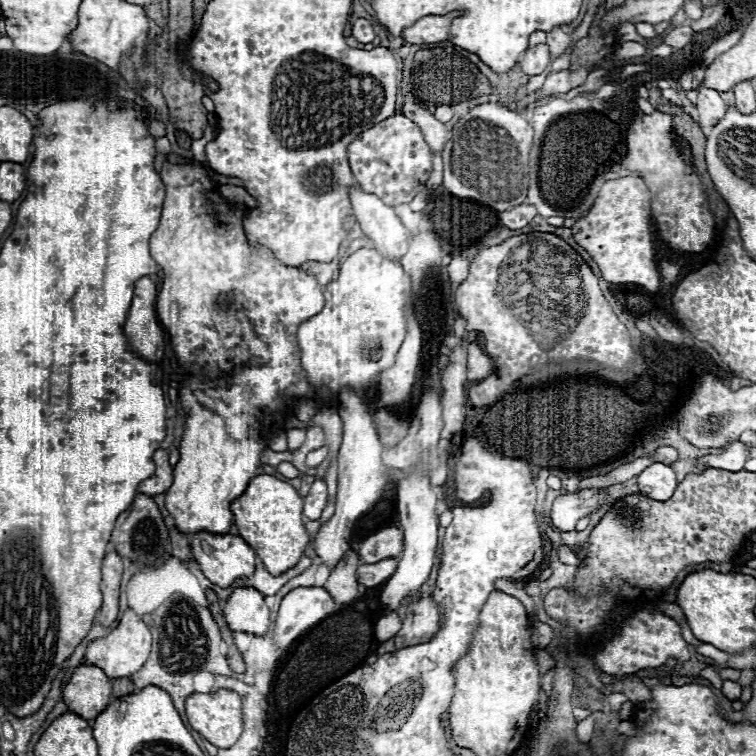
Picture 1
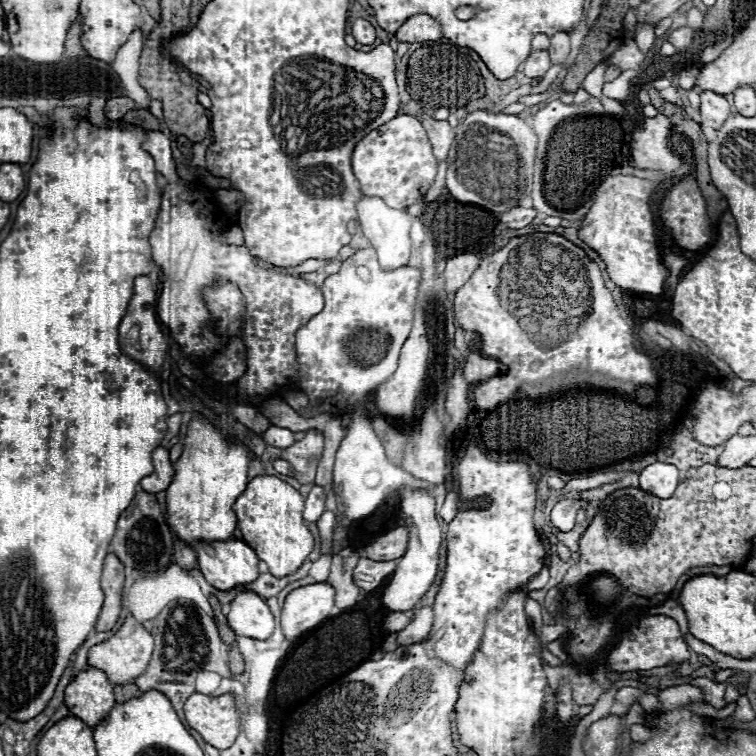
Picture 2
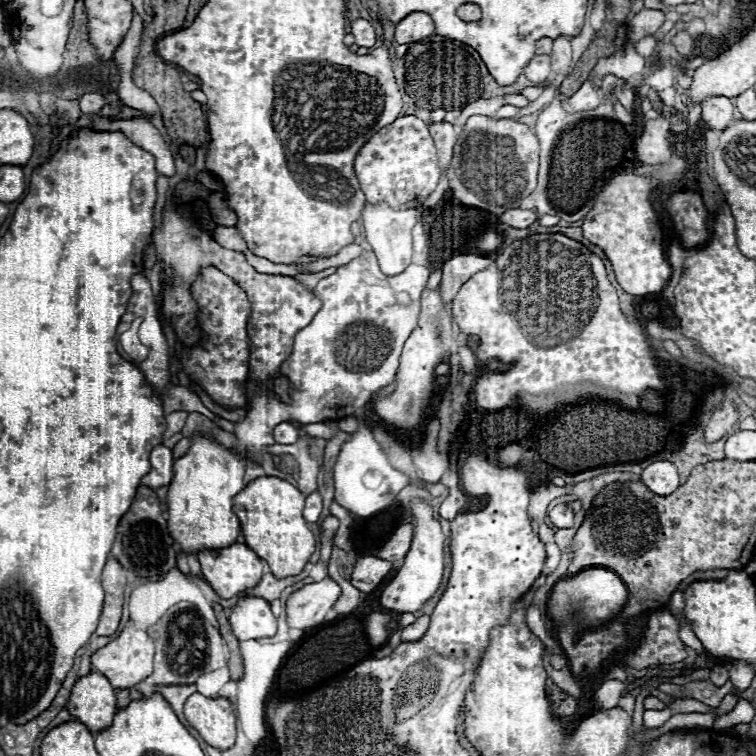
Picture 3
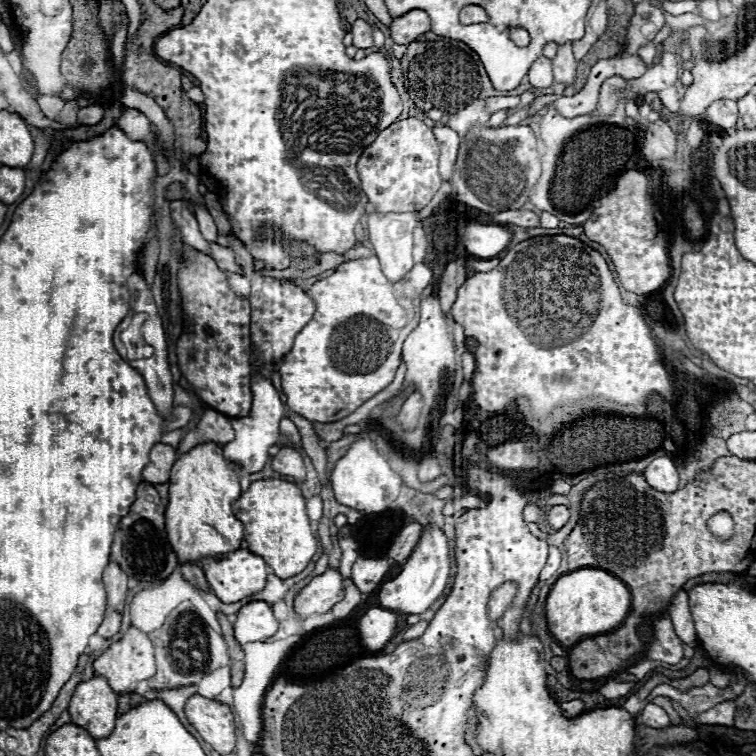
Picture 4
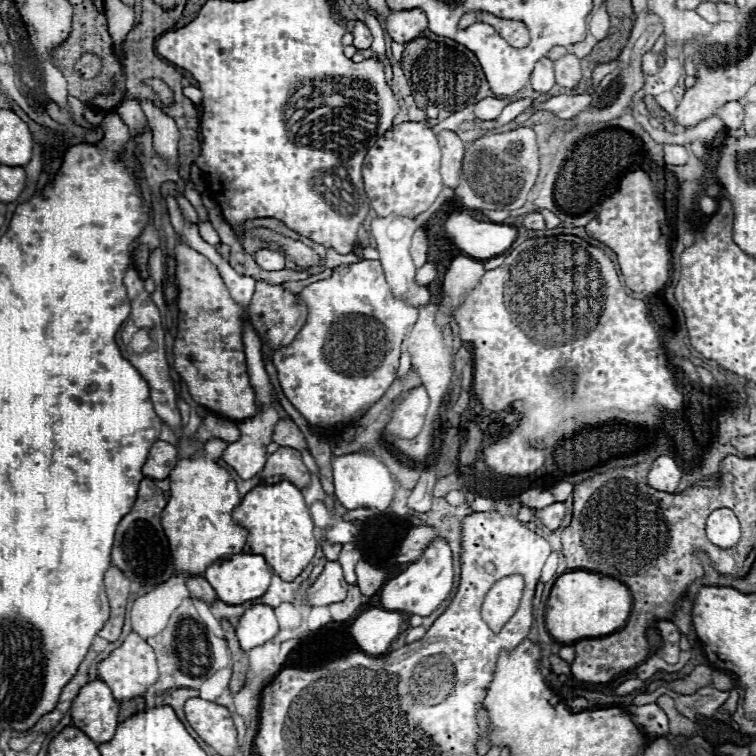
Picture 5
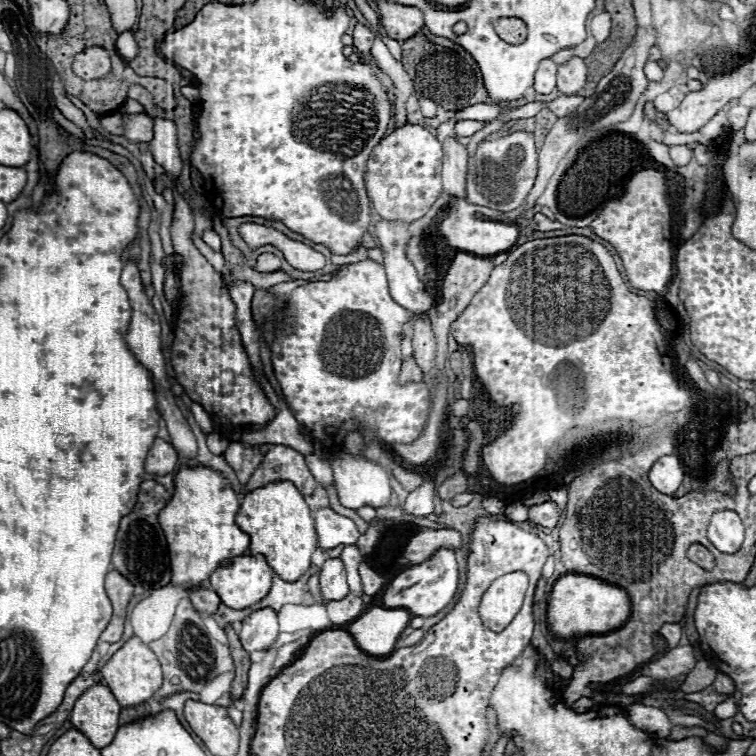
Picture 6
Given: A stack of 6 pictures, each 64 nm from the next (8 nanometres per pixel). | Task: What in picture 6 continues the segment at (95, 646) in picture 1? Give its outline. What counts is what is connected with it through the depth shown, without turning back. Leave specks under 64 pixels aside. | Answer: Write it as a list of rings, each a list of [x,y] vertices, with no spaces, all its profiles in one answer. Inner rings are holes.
[[[132,636],[108,662],[106,666],[100,670],[102,678],[106,682],[106,686],[112,690],[112,694],[116,696],[116,700],[120,702],[122,708],[130,708],[130,706],[138,706],[138,704],[146,704],[162,686],[162,668],[158,658],[154,656],[154,652],[136,636]]]

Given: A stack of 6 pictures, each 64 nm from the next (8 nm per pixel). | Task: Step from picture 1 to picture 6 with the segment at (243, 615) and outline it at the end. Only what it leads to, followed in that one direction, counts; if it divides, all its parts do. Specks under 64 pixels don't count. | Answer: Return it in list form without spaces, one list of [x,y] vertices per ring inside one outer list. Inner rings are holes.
[[[262,608],[262,610],[252,612],[242,622],[240,640],[248,652],[268,650],[276,642],[278,634],[280,634],[280,630],[278,630],[276,612],[272,608]]]

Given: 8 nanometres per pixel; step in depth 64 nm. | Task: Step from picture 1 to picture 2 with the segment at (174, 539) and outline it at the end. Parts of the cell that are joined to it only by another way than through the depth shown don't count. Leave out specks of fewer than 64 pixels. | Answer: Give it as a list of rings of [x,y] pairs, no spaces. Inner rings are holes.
[[[176,540],[174,544],[174,562],[180,566],[180,568],[186,568],[186,570],[194,570],[198,568],[198,562],[196,562],[196,552],[186,546],[184,542]]]

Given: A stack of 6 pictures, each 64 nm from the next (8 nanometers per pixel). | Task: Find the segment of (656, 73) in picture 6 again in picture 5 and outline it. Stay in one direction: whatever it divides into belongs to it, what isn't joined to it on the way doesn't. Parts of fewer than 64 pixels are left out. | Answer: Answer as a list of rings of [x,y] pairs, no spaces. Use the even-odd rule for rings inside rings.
[[[648,52],[648,54],[644,56],[644,60],[642,60],[642,70],[644,70],[644,74],[648,74],[648,76],[656,74],[656,72],[658,72],[658,56],[652,54],[652,52]]]

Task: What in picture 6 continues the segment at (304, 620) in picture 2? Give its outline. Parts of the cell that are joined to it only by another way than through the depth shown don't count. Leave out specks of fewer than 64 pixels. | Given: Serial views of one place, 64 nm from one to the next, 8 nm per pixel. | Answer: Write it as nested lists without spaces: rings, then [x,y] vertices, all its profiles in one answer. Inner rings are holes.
[[[328,558],[322,566],[320,588],[324,600],[342,600],[348,594],[346,570],[340,558]]]

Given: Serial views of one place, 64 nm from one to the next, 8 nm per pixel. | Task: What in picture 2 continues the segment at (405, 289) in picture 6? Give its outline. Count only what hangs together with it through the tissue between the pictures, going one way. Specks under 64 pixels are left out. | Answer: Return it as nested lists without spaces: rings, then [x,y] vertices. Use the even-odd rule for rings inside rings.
[[[364,196],[358,202],[356,208],[358,208],[358,220],[362,224],[362,232],[370,240],[372,248],[376,250],[382,268],[394,270],[394,268],[406,266],[408,258],[410,258],[410,252],[412,252],[412,242],[410,242],[412,216],[406,210],[394,210],[394,208],[390,208],[380,198],[368,198],[368,196]]]

